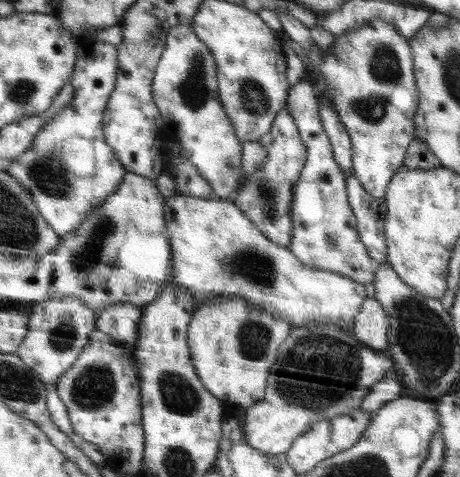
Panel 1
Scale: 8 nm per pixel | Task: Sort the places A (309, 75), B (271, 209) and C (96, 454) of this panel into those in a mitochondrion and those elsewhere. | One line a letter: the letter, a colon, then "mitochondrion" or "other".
A: other
B: mitochondrion
C: other

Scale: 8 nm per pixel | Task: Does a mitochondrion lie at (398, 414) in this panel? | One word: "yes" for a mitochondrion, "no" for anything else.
no

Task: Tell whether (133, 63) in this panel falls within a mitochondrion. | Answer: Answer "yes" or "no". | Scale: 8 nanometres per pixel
no

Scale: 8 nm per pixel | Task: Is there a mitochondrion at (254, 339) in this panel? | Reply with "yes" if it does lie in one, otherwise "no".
yes

